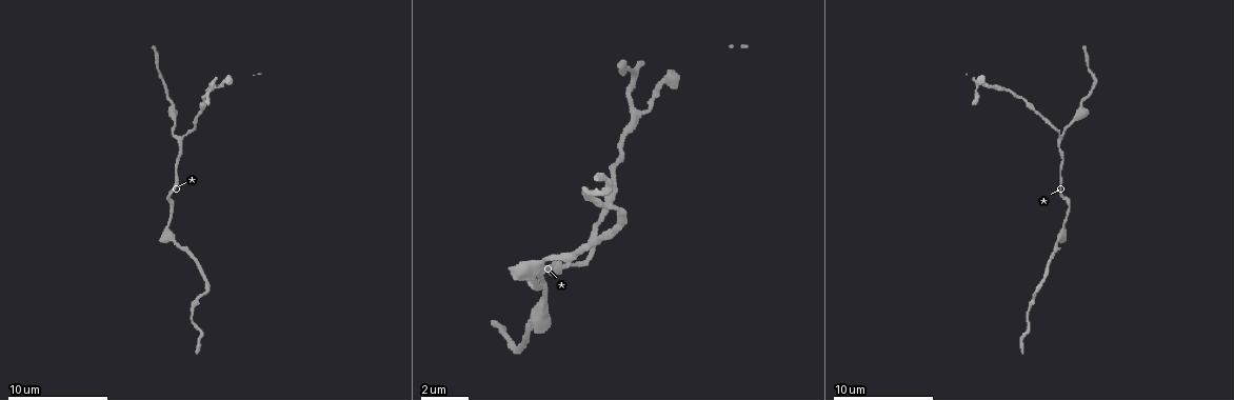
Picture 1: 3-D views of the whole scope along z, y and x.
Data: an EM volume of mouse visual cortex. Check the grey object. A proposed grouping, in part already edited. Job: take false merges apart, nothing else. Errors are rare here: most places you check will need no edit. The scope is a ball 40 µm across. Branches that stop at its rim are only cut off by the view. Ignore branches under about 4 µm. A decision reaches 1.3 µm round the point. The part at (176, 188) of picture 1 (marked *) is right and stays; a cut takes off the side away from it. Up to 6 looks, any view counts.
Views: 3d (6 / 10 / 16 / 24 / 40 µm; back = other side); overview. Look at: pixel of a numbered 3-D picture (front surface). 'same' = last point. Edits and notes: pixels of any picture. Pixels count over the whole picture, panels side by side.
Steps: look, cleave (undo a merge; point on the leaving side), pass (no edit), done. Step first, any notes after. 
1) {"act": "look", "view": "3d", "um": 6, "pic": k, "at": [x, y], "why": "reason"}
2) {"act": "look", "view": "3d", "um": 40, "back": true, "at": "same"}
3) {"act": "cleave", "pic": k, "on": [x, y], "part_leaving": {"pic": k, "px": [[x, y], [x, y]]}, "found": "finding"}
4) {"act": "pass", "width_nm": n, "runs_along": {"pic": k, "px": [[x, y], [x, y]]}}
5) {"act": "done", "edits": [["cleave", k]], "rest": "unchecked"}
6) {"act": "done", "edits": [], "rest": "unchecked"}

{"act": "look", "view": "3d", "um": 10, "pic": 1, "at": [547, 259], "why": "sudden change in width"}

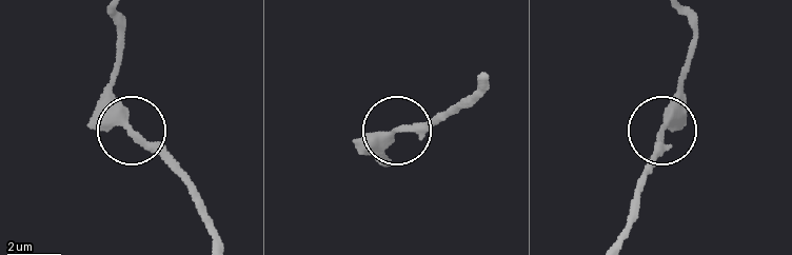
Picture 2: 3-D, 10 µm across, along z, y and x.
{"act": "look", "view": "3d", "um": 10, "back": true, "pic": 2, "at": [660, 136], "why": "from behind"}

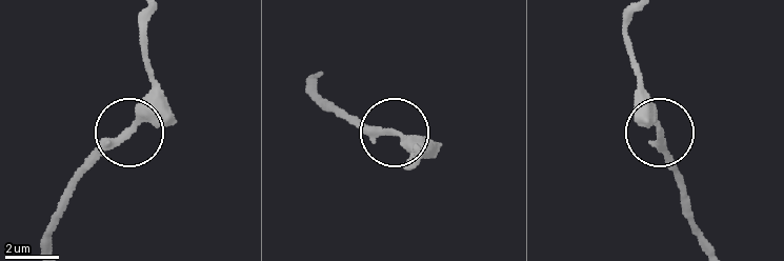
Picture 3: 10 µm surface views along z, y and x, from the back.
{"act": "pass", "width_nm": 280, "found": "all the same neuron"}

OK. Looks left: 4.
{"act": "look", "view": "3d", "um": 16, "pic": 1, "at": [179, 135], "why": "arms part here"}

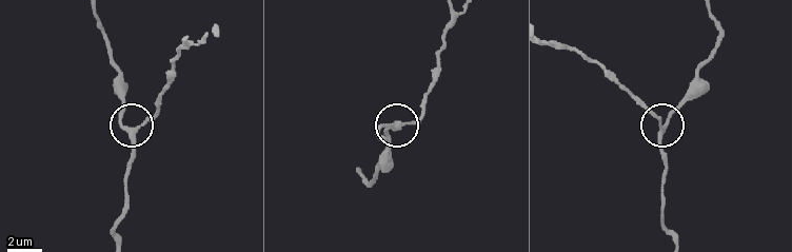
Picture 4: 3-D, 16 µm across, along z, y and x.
{"act": "pass", "width_nm": 230, "found": "continuous, no second neuron"}

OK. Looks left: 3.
{"act": "look", "view": "3d", "um": 16, "pic": 1, "at": [171, 100], "why": "calibre changes"}

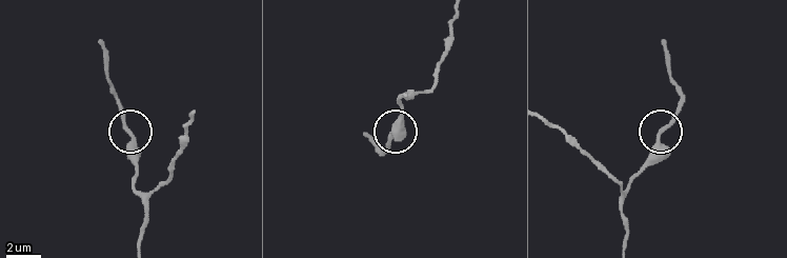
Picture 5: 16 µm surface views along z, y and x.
{"act": "pass", "width_nm": 280, "runs_along": {"pic": 5, "px": [[624, 246], [622, 196], [660, 132], [682, 103]]}, "found": "all the same neuron"}

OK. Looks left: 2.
{"act": "done", "edits": [], "rest": "unchecked"}

